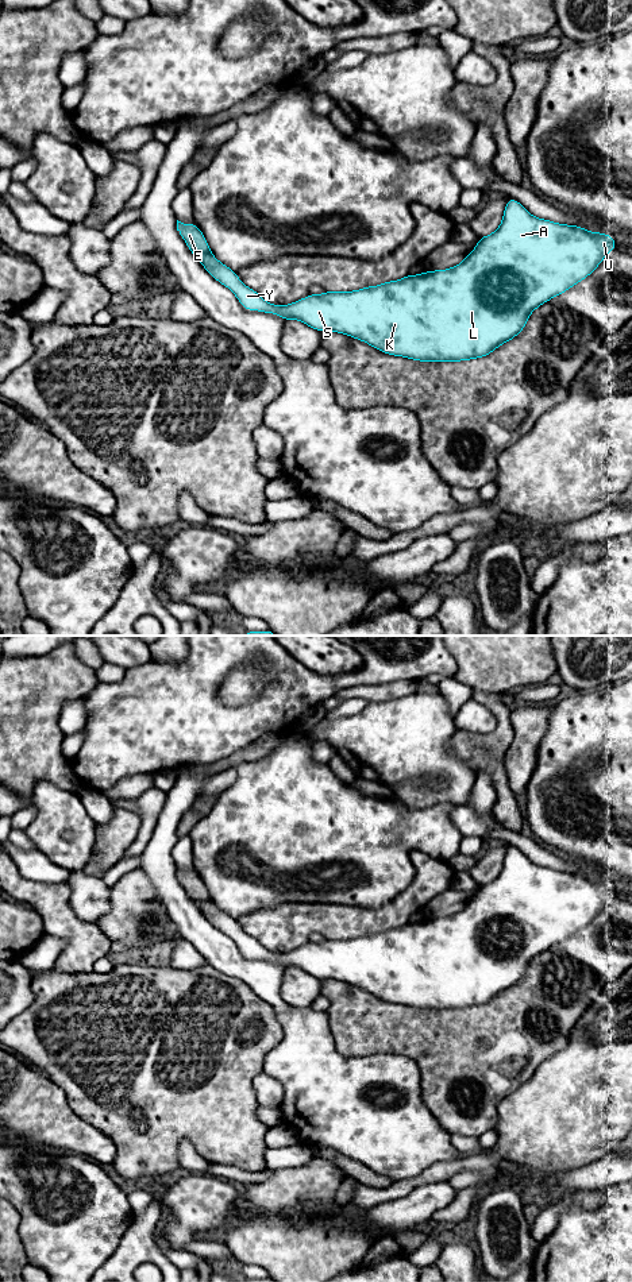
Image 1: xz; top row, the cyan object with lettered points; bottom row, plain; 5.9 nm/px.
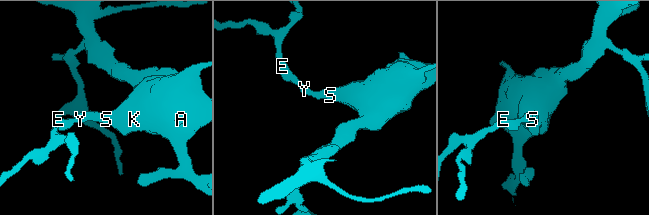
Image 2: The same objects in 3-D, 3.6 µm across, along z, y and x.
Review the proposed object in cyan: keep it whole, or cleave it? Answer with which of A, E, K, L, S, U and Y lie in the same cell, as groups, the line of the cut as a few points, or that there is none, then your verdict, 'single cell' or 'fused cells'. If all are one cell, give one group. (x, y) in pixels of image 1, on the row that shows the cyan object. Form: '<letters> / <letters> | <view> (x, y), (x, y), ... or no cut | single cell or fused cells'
A E K L S U Y | no cut | single cell

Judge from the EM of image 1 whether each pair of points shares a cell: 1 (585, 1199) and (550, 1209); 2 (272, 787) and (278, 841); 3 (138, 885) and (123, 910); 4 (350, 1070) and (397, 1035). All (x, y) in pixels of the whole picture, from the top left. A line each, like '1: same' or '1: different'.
1: same
2: same
3: same
4: different

